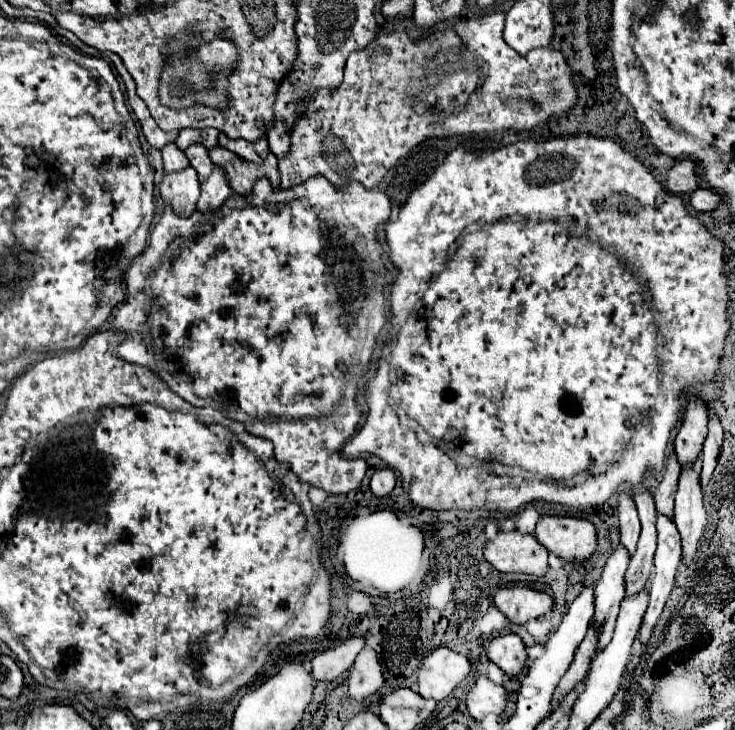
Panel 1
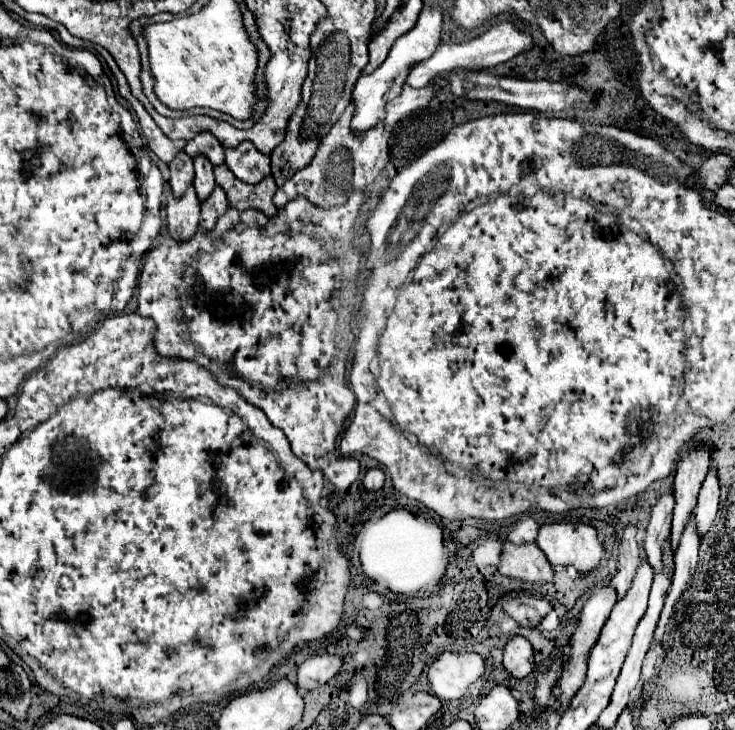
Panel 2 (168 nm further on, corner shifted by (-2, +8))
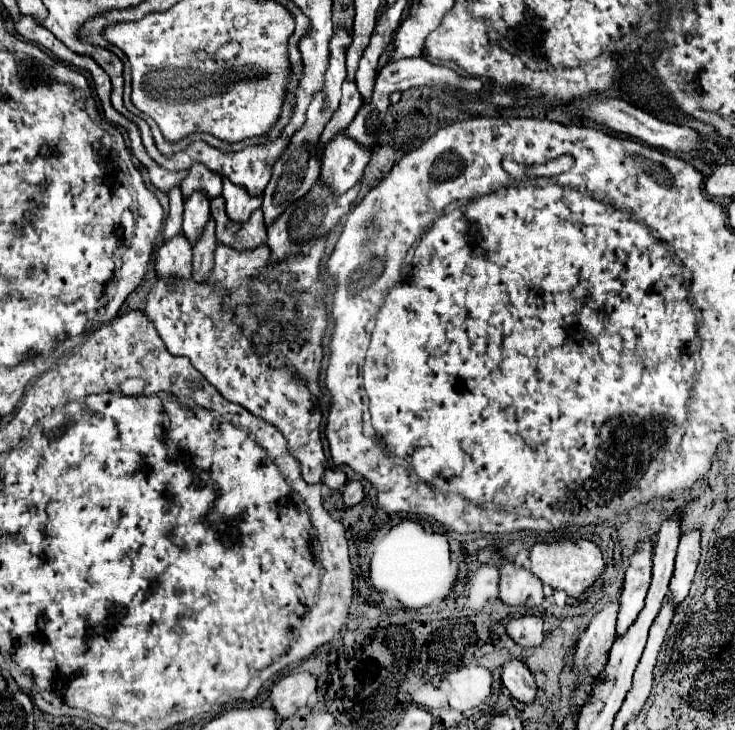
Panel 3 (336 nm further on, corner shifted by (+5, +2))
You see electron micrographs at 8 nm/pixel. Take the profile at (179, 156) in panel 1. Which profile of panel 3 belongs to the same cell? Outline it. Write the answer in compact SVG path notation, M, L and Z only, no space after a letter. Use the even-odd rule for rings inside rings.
M173 188L169 192L169 200L171 200L171 210L165 222L165 230L163 230L163 238L173 238L173 234L181 232L181 218L183 218L183 196L181 196L181 188Z

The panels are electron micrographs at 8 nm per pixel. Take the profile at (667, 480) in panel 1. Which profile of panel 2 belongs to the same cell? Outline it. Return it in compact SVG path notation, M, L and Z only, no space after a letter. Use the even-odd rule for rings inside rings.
M664 492L656 506L652 508L652 518L650 524L646 528L644 534L644 554L648 556L650 566L658 572L660 570L660 554L662 554L662 544L666 540L666 536L670 534L672 528L672 508L674 508L674 500L672 500L672 492Z

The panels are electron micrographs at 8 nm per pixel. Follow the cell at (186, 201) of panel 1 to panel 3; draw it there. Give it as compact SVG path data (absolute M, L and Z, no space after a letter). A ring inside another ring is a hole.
M183 234L171 238L157 250L157 278L191 278L191 246Z

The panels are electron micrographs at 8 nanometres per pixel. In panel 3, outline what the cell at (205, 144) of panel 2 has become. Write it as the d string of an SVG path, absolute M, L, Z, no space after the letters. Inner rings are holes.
M193 164L185 182L181 184L181 194L187 200L193 192L205 192L209 200L217 198L221 194L221 176L207 170L203 164Z

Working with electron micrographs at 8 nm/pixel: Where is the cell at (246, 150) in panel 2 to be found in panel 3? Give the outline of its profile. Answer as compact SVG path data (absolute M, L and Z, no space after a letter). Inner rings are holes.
M223 182L223 194L225 198L225 210L227 210L227 216L233 220L233 222L247 222L249 216L253 214L253 210L261 208L261 196L253 198L249 196L241 186L235 186L231 182Z

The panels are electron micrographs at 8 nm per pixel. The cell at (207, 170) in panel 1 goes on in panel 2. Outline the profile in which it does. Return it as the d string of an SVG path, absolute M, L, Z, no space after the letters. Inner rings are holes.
M194 156L194 170L196 170L194 188L196 188L196 194L198 194L200 200L208 198L210 192L214 190L214 186L216 186L212 168L214 168L214 166L208 164L208 160L204 160L204 156Z

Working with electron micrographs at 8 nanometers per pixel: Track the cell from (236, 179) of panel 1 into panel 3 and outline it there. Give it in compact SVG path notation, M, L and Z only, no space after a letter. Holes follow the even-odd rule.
M213 198L211 202L211 218L217 224L217 242L231 246L235 250L253 250L267 240L267 230L263 224L263 212L255 210L245 224L229 222L225 214L223 198Z

